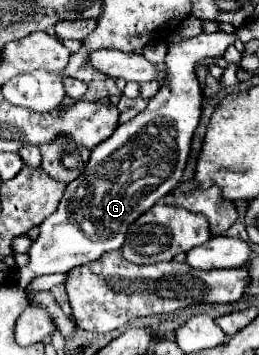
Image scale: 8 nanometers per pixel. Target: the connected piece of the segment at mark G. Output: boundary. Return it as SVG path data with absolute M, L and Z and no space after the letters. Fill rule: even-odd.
M223 31L201 33L193 39L171 35L171 39L173 43L167 47L165 59L167 75L161 89L147 101L145 111L119 125L109 139L93 149L85 171L67 185L57 211L41 223L39 239L27 251L29 263L17 269L17 285L21 289L41 275L67 273L73 267L99 259L107 251L121 249L127 227L179 183L203 101L193 67L199 59L223 55L235 41L233 35ZM133 171L145 171L145 177L135 177ZM85 221L93 227L87 227Z

